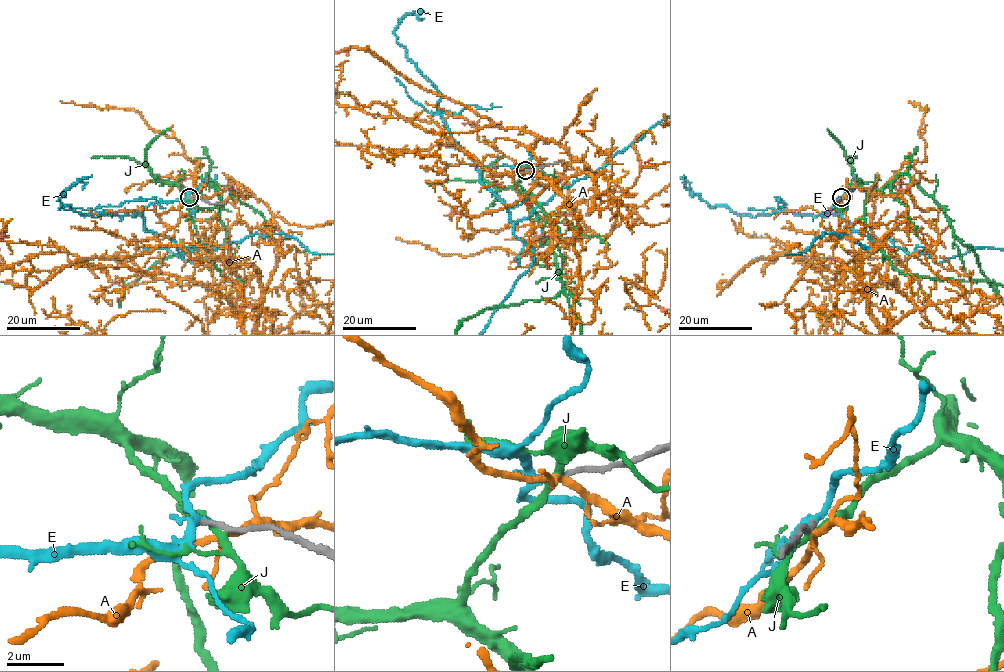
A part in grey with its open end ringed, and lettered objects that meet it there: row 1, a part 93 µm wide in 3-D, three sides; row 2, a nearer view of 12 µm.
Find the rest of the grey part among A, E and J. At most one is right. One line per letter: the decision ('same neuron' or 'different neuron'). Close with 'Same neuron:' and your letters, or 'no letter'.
A: different neuron
E: same neuron
J: different neuron
Same neuron: E

